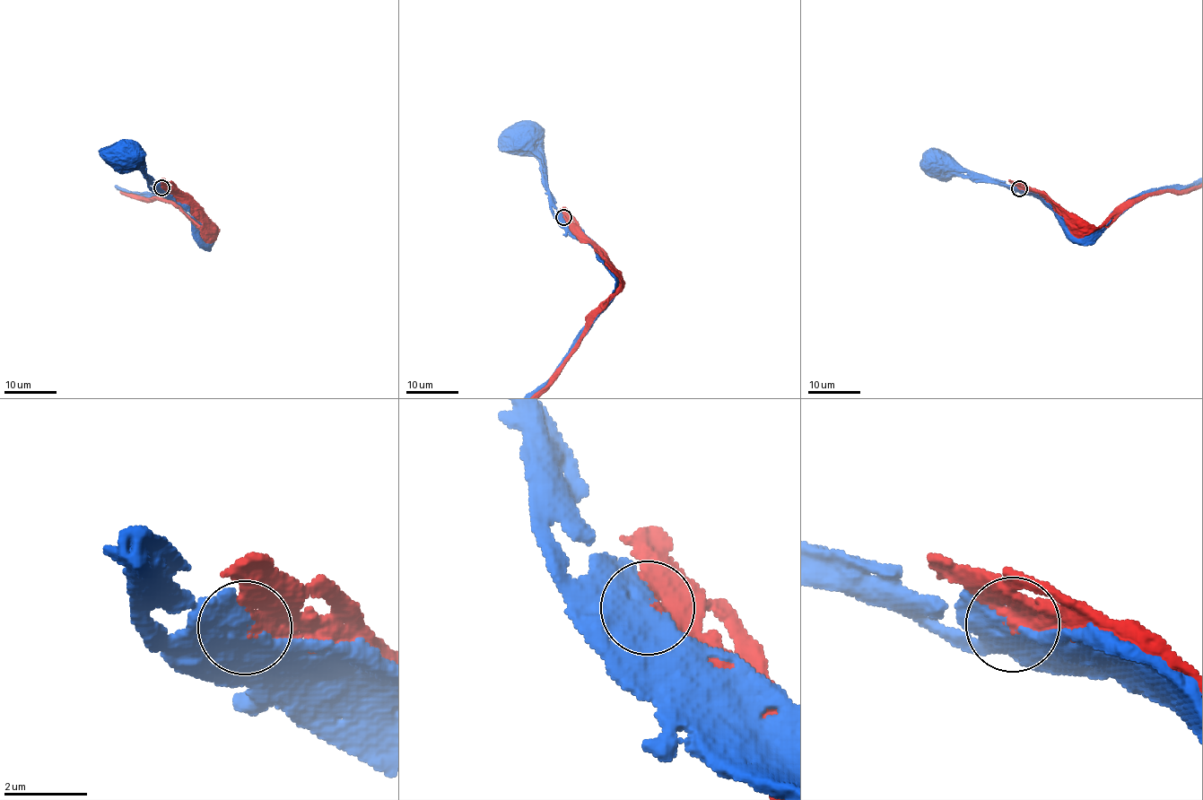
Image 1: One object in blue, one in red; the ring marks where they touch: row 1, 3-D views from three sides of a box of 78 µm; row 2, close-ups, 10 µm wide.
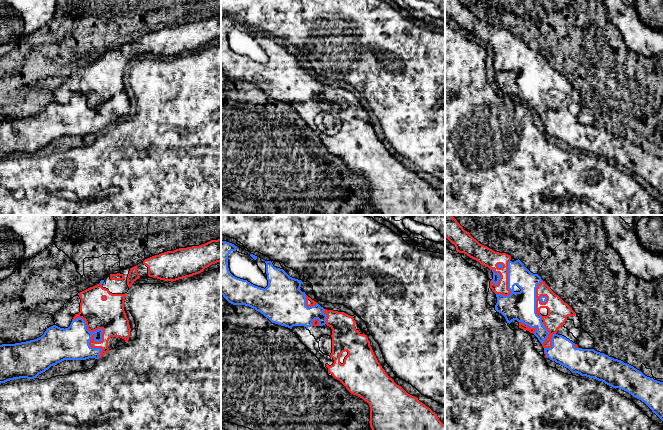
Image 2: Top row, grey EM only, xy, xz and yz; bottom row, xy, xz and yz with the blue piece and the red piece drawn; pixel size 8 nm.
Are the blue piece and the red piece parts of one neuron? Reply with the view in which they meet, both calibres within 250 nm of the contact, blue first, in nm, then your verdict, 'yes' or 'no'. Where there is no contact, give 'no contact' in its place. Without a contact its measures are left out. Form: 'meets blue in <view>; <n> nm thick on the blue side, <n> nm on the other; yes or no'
meets blue in xy; 260 nm thick on the blue side, 260 nm on the other; no

